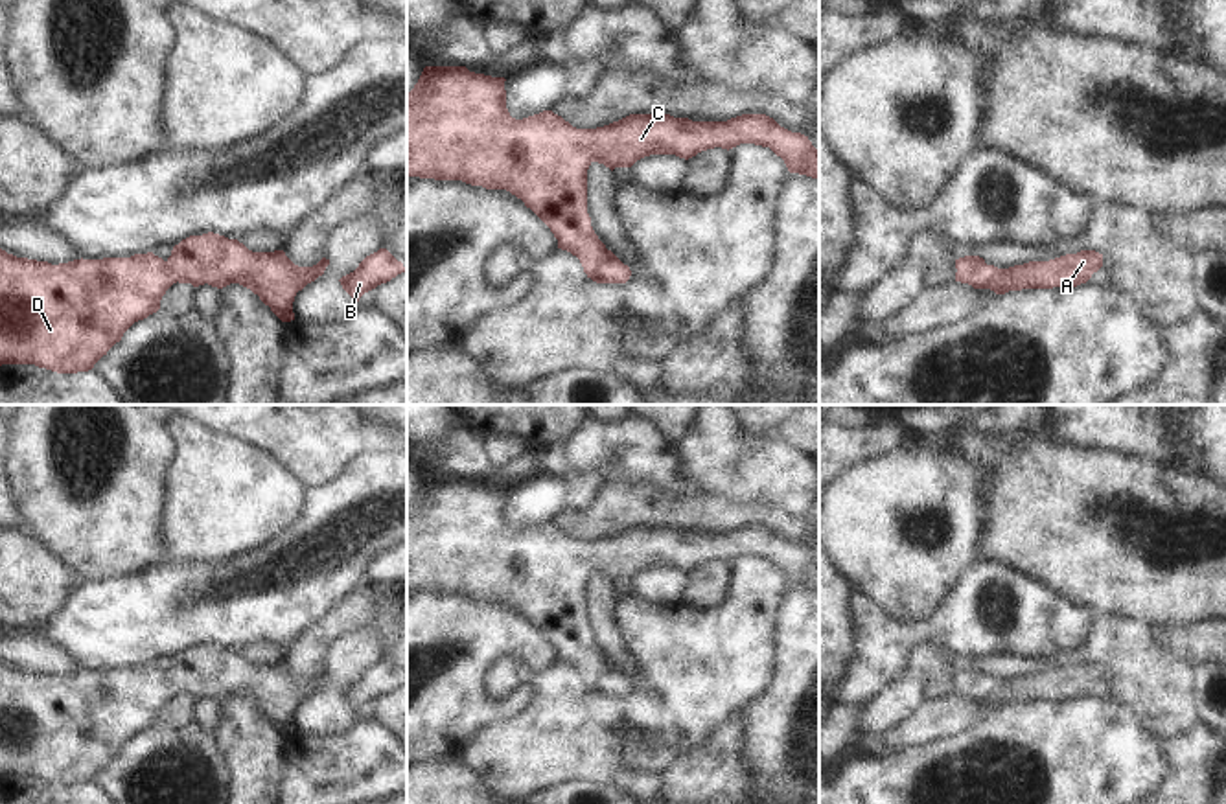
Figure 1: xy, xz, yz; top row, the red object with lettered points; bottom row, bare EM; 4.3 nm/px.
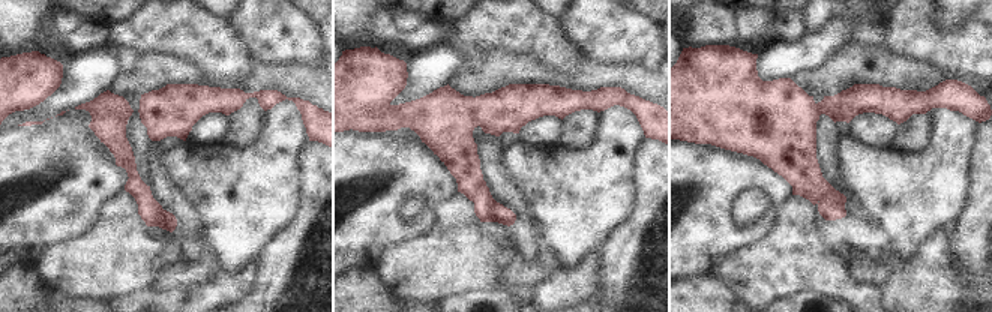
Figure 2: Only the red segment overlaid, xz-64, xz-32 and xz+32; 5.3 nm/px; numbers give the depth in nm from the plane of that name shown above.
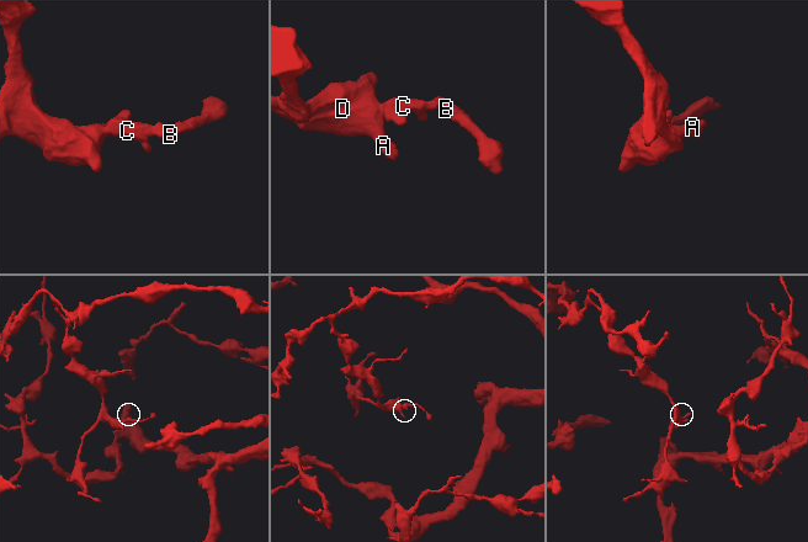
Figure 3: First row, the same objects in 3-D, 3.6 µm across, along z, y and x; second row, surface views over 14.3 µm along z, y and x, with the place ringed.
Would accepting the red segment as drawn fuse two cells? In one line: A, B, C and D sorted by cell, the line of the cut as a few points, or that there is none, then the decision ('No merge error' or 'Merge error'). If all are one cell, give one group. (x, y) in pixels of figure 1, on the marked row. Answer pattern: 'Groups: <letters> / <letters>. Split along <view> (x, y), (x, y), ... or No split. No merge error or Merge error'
Groups: A B C D. No split. No merge error.

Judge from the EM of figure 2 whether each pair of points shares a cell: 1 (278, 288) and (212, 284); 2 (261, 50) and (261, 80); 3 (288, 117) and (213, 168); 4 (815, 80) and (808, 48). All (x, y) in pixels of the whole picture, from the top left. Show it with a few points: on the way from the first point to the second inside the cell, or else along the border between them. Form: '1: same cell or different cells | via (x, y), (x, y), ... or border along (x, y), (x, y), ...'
1: different cells | border along (255, 260), (255, 279), (243, 296)
2: different cells | border along (254, 60), (266, 63), (297, 62)
3: same cell | via (273, 137), (242, 168), (233, 168)
4: different cells | border along (839, 47), (818, 66), (799, 71), (791, 78)

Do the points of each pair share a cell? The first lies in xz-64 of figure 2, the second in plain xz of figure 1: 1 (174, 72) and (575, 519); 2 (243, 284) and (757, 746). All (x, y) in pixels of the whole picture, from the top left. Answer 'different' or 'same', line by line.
1: same
2: different

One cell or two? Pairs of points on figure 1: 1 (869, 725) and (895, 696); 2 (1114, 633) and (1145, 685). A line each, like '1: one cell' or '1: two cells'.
1: one cell
2: one cell

